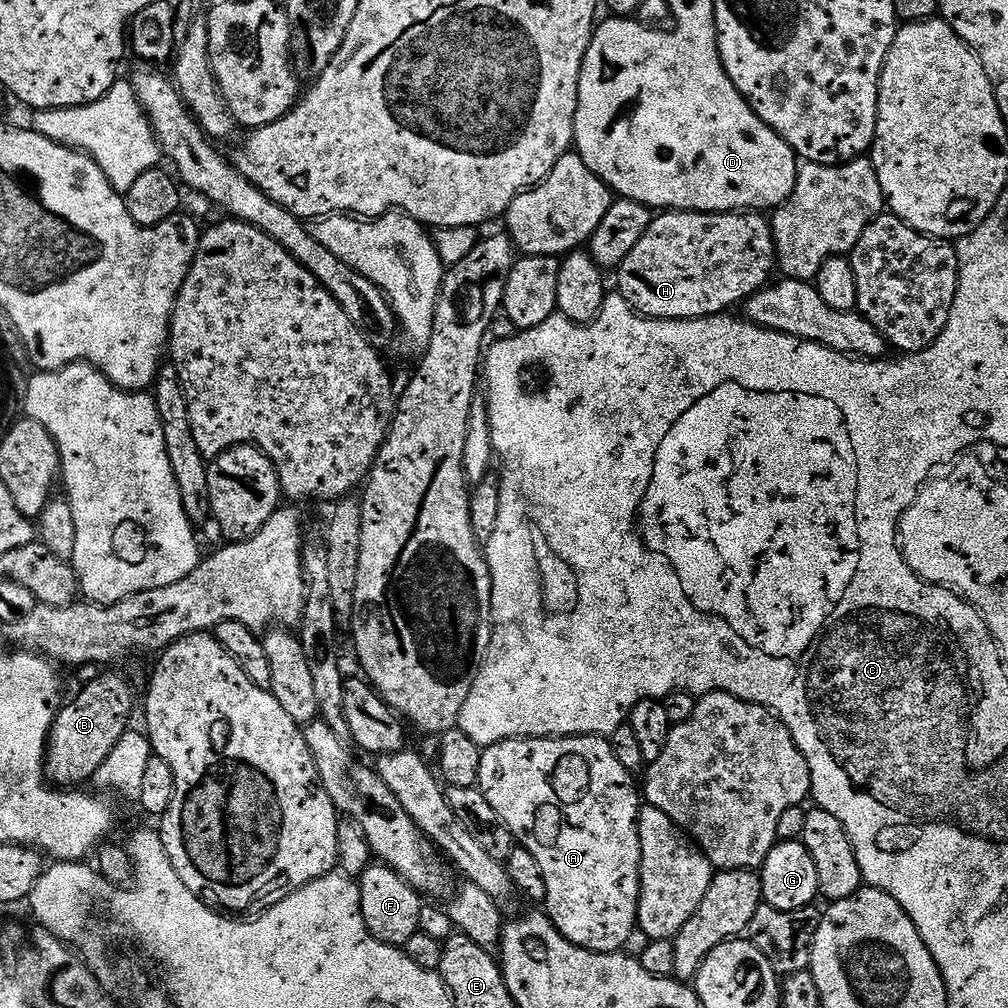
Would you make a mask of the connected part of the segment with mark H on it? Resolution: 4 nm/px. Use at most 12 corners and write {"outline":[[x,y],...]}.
{"outline":[[664,210],[618,268],[654,320],[718,316],[777,267],[767,215]]}

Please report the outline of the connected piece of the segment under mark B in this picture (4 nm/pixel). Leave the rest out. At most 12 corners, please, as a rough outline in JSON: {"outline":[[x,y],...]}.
{"outline":[[94,677],[56,717],[51,783],[91,781],[135,708],[131,682]]}

